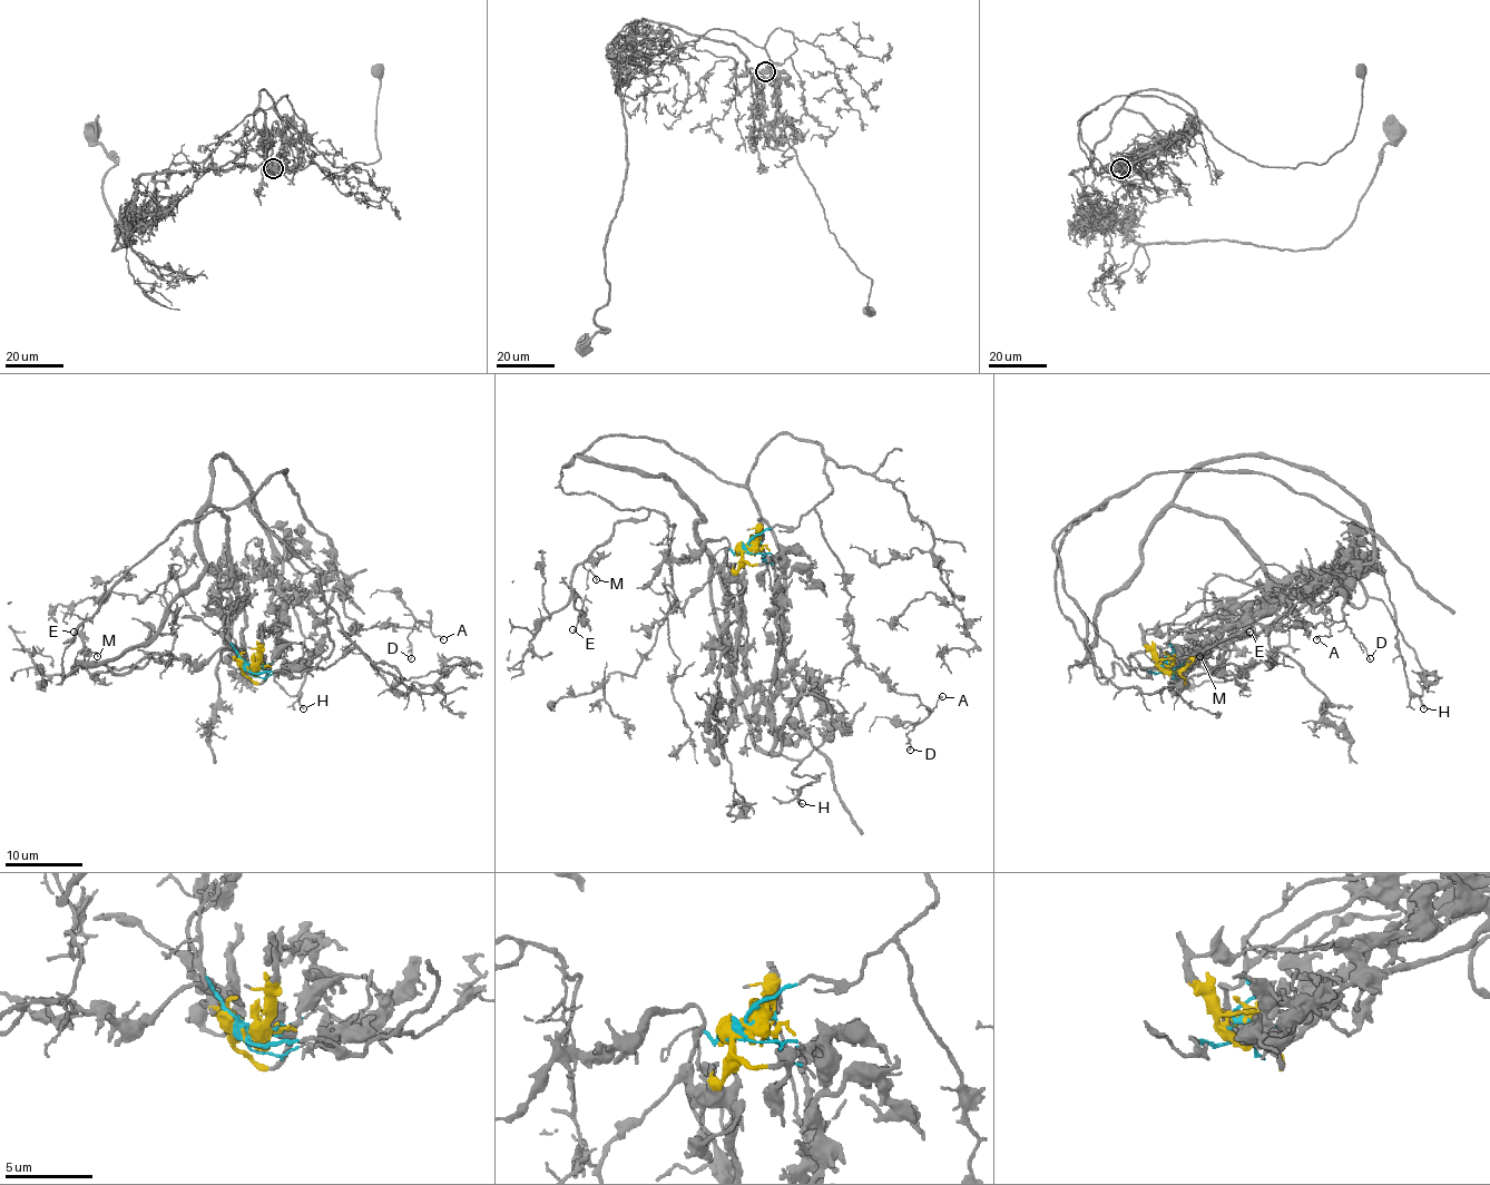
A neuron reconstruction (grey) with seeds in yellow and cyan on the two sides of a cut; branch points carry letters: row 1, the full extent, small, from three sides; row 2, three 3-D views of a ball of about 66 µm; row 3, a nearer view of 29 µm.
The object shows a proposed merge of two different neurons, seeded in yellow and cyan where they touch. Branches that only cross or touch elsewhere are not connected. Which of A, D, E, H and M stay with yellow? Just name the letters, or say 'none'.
H

